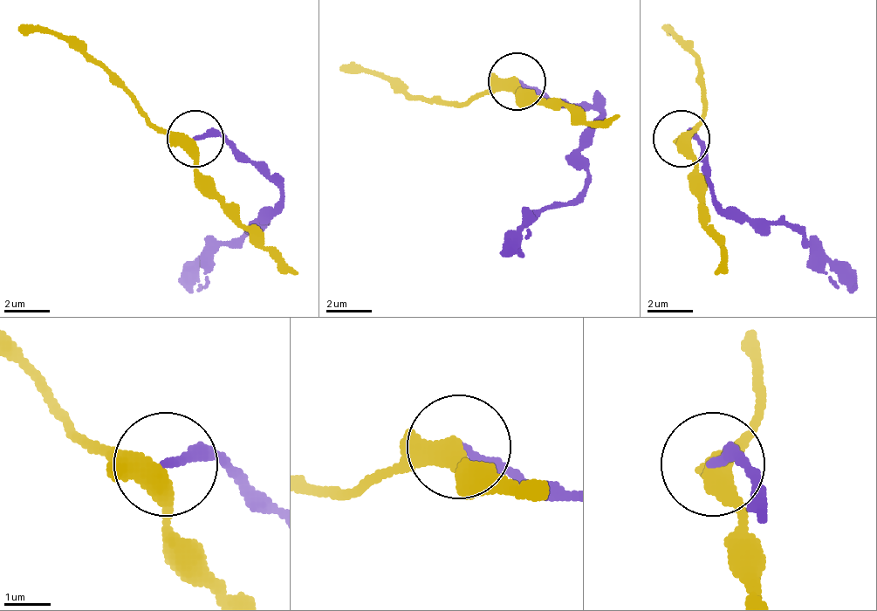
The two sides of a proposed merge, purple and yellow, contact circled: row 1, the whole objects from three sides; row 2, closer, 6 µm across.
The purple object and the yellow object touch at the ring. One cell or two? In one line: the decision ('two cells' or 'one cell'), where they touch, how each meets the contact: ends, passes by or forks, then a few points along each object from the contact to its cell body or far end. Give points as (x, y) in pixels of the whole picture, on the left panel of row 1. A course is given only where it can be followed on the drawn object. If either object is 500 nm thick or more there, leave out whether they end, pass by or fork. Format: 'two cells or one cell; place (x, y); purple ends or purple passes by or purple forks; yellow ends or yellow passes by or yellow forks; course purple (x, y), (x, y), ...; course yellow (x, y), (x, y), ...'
two cells; place (195, 139); purple ends; yellow passes by; course purple (196, 140), (219, 134), (236, 146), (277, 186), (282, 197), (259, 220), (265, 220), (219, 249), (191, 294); course yellow (196, 140), (174, 140), (117, 83), (59, 37), (19, 25)

